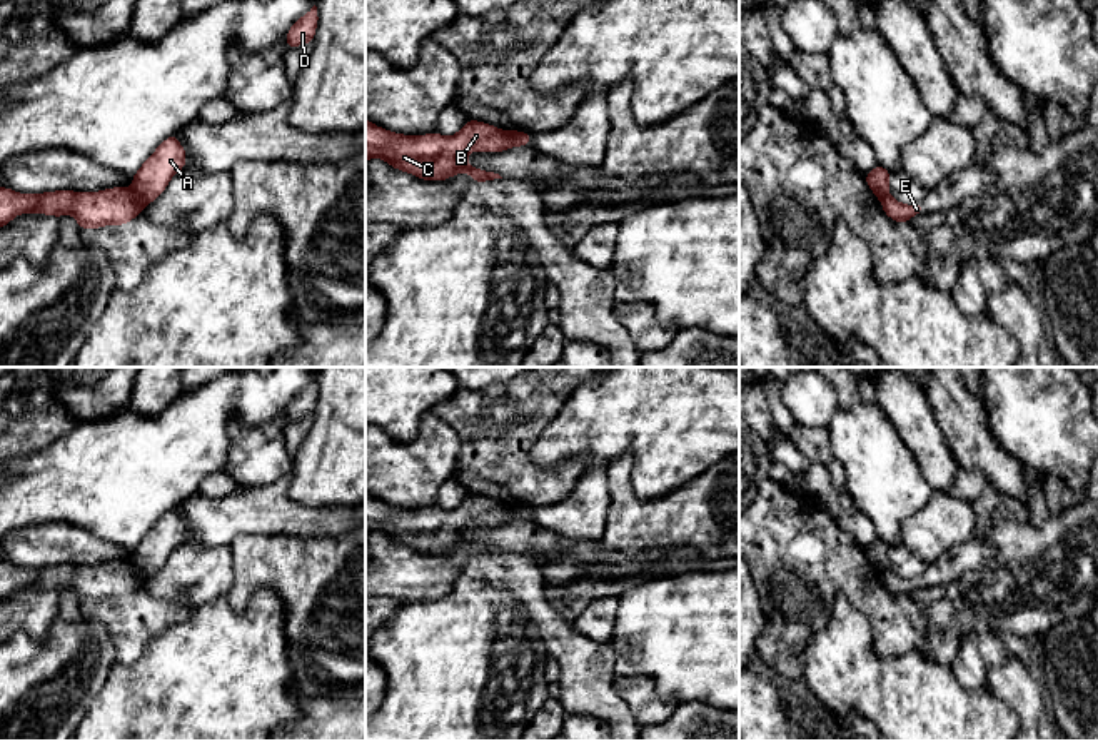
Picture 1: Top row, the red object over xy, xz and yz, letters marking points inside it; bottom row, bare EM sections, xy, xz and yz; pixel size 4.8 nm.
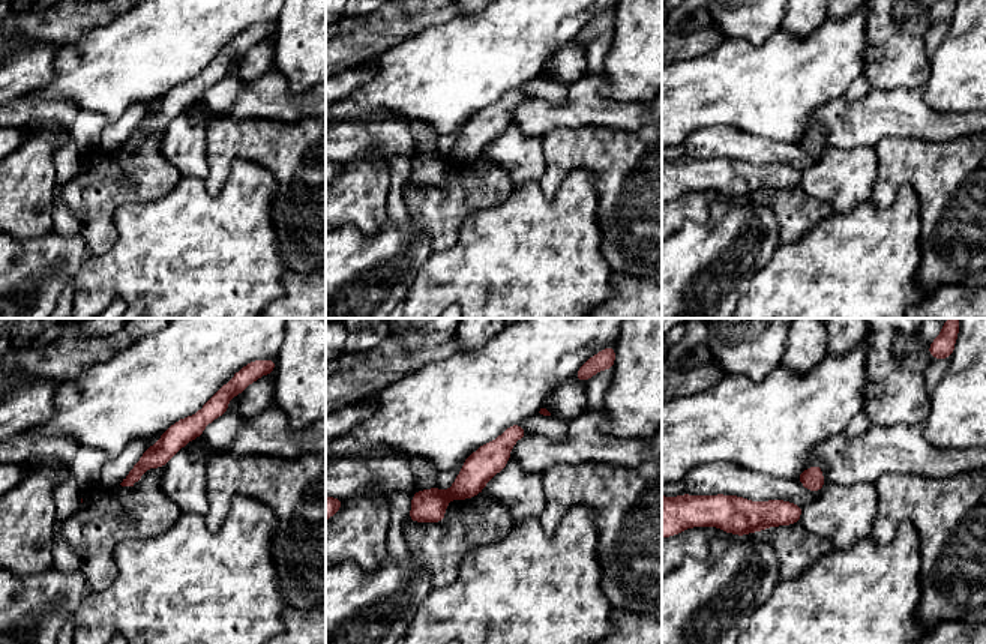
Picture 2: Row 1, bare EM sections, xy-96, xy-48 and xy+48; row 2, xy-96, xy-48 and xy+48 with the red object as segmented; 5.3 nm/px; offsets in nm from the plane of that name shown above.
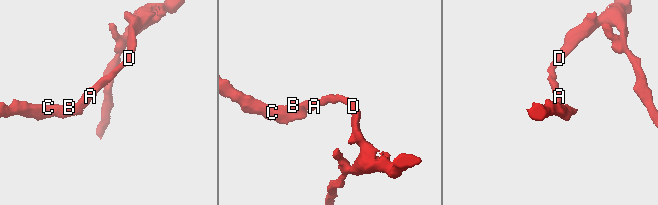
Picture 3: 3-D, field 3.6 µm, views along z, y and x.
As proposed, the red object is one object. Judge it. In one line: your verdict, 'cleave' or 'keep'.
cleave

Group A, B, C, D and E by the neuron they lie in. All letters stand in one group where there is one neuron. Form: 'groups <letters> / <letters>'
groups A D / B C E

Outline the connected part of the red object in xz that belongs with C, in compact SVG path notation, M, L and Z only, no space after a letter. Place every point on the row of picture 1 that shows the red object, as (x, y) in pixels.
M365 118L365 162L382 159L395 170L409 172L422 180L449 180L456 174L469 174L474 184L502 179L499 174L476 169L466 162L474 152L504 152L519 144L511 132L469 120L464 127L444 137L437 132L427 135L394 134Z

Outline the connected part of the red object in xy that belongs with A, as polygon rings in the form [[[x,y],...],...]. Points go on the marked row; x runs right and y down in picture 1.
[[[177,134],[167,137],[132,175],[132,190],[147,204],[154,202],[164,194],[170,179],[185,169],[185,160],[187,154],[179,144]]]

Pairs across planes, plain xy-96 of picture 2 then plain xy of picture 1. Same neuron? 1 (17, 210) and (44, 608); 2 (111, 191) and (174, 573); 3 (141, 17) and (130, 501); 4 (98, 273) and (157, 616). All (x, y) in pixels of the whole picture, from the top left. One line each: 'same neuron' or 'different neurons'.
1: same neuron
2: different neurons
3: same neuron
4: different neurons

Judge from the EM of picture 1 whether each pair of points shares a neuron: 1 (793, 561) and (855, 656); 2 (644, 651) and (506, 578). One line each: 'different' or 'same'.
1: different
2: different

